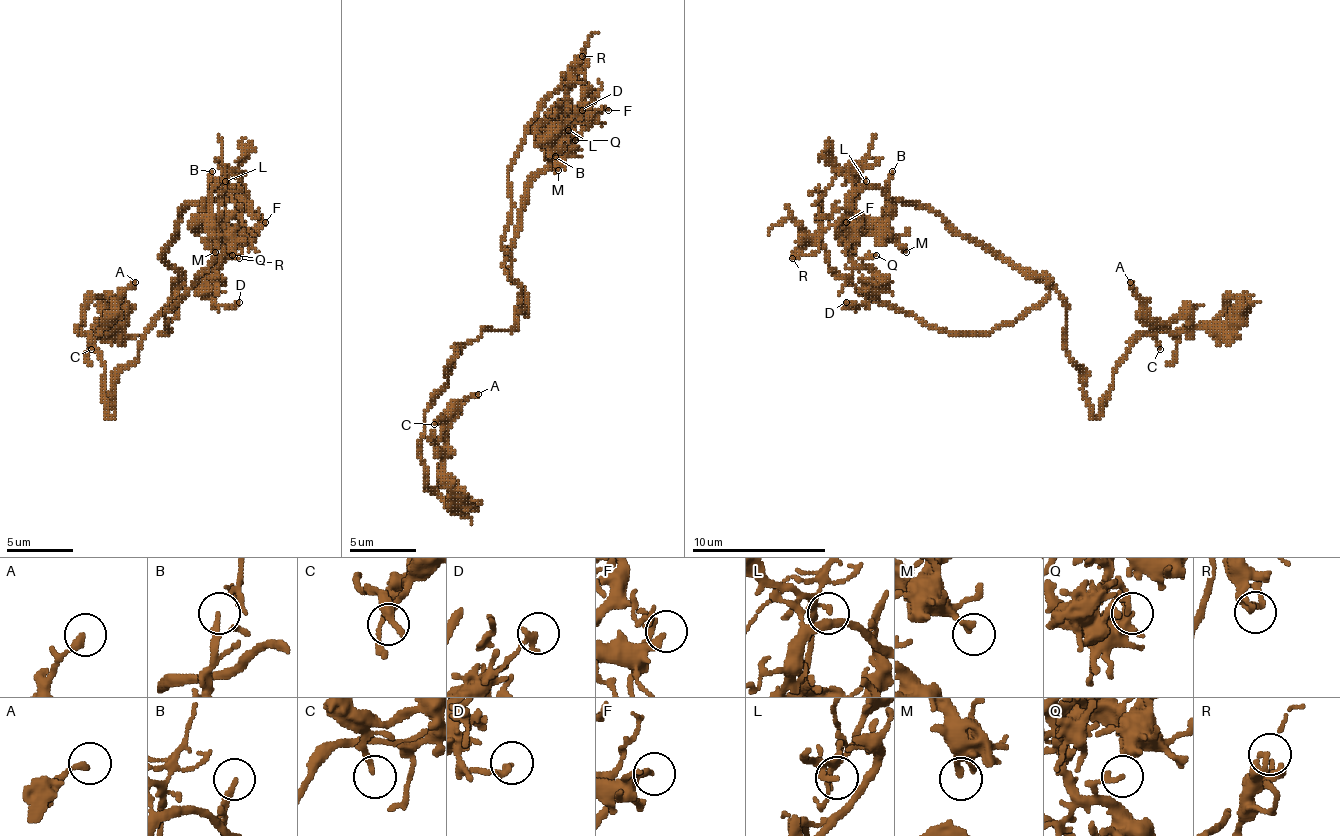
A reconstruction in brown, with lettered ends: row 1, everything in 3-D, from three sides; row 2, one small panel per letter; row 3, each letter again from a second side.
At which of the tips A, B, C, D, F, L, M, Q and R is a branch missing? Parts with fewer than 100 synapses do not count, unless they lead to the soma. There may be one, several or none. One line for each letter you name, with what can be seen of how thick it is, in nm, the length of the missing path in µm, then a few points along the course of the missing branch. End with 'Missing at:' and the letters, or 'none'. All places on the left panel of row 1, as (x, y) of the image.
Missing at: none

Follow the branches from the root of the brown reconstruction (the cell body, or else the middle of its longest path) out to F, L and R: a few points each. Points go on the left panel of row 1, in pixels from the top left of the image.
F: (138, 352), (178, 278), (162, 258), (178, 215), (205, 201), (205, 211), (229, 235), (252, 235), (265, 222)
L: (138, 352), (178, 278), (162, 258), (178, 215), (242, 185), (232, 175), (218, 178), (225, 181)
R: (138, 352), (172, 298), (178, 275), (162, 255), (188, 205), (205, 201), (202, 218), (222, 225), (239, 258)

